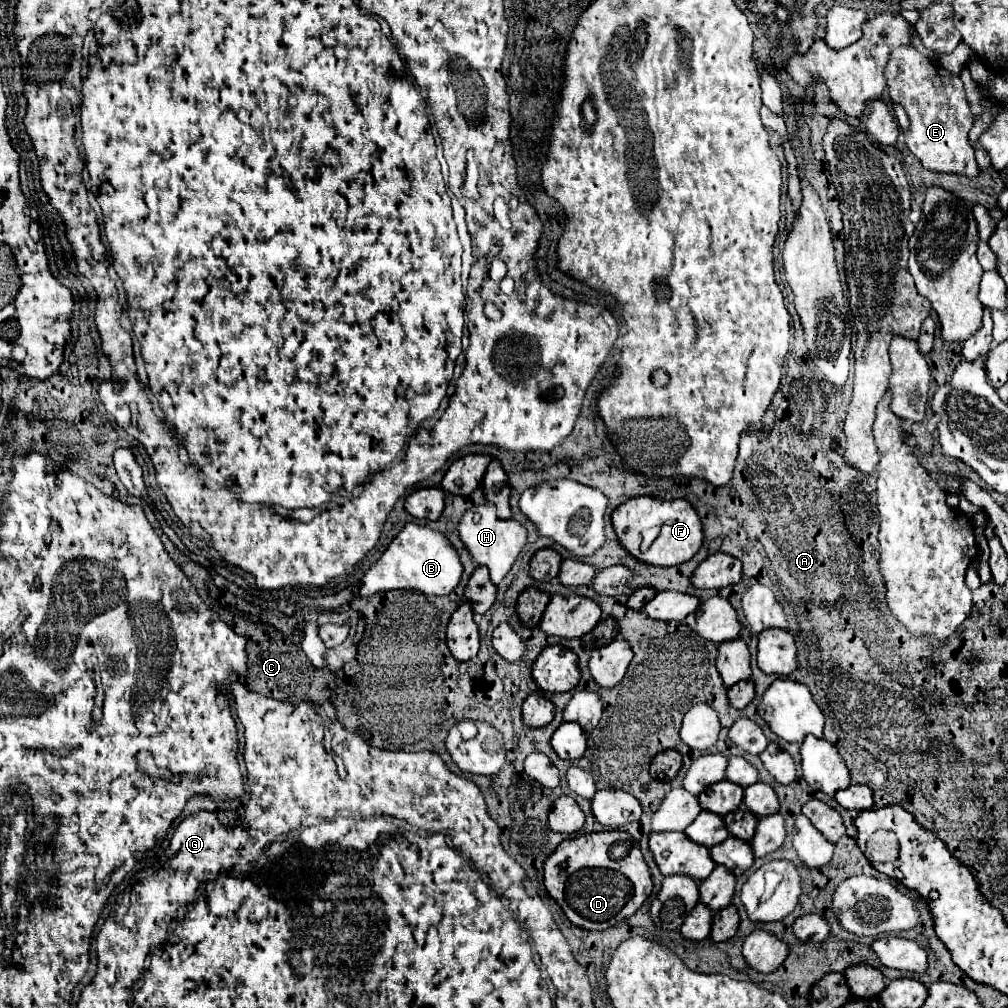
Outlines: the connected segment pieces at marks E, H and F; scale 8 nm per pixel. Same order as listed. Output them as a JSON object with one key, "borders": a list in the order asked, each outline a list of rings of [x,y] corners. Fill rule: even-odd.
{"borders":[[[[900,45],[890,53],[886,79],[890,99],[902,105],[910,117],[910,131],[904,133],[906,145],[920,159],[922,167],[942,173],[962,173],[968,177],[978,175],[974,149],[968,143],[968,131],[972,129],[974,119],[962,79],[918,53],[914,45]]],[[[486,501],[484,505],[476,505],[476,507],[468,509],[464,513],[464,517],[460,519],[458,531],[460,531],[460,539],[464,541],[466,549],[472,553],[474,561],[478,565],[486,565],[490,569],[492,583],[500,583],[506,577],[506,573],[512,569],[514,561],[518,559],[518,555],[522,553],[522,549],[528,541],[526,527],[514,519],[500,519],[496,515],[494,503],[490,503],[490,501]]],[[[648,495],[632,497],[632,499],[624,501],[612,513],[612,523],[614,523],[616,535],[618,535],[620,543],[626,547],[626,551],[630,551],[640,561],[660,565],[660,567],[672,567],[672,565],[690,561],[704,543],[702,519],[700,519],[696,507],[692,503],[688,503],[686,499],[660,499],[660,497],[648,497]],[[650,527],[660,527],[660,535],[654,541],[654,547],[650,549],[650,553],[642,553],[640,551],[642,531],[646,531]]]]}

